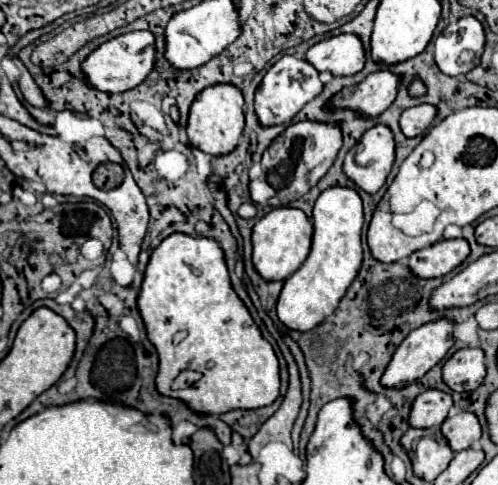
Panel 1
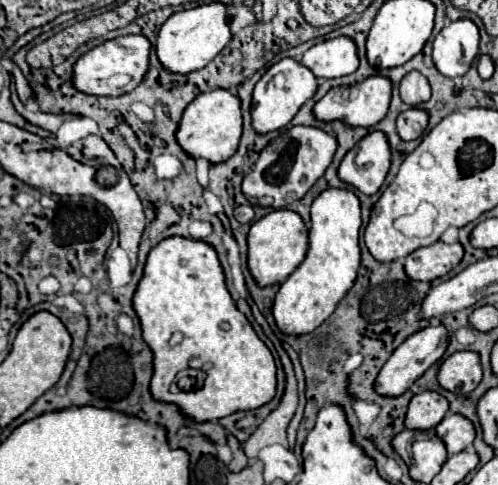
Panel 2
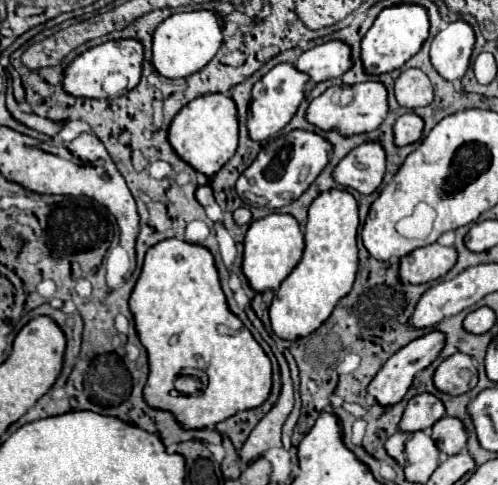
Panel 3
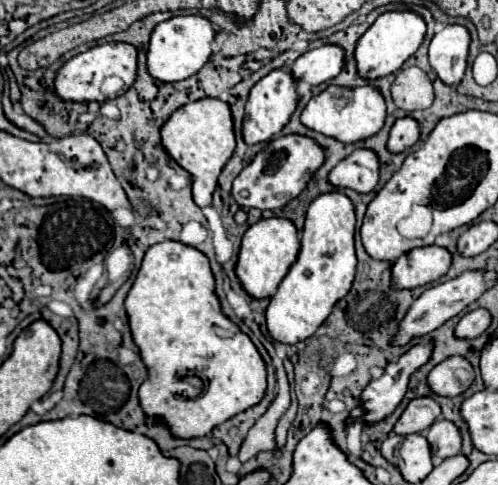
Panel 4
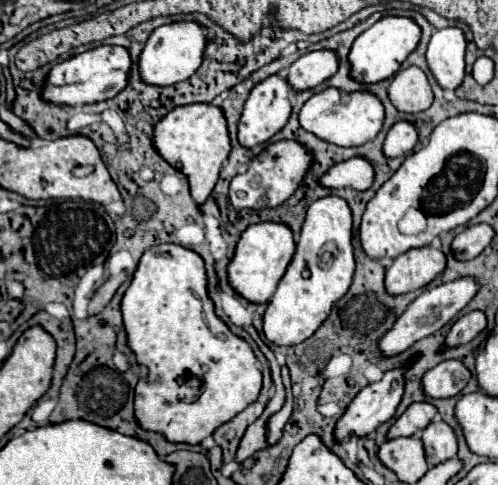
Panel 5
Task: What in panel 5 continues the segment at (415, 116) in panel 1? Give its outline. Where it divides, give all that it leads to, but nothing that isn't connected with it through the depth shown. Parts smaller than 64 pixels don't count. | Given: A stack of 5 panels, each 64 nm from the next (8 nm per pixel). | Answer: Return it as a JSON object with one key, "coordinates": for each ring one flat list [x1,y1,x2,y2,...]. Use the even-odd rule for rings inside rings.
{"coordinates":[[400,120,390,128,388,140,384,140,384,154,390,158,404,156,416,146,416,142,418,142,416,126,412,122]]}

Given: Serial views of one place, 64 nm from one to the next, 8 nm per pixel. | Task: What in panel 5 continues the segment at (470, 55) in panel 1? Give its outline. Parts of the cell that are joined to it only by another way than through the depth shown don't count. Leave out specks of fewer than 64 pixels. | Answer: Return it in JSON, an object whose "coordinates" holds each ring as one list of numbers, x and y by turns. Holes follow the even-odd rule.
{"coordinates":[[450,26,436,30,430,38,426,60,442,88,456,90,464,80,466,36,460,28]]}

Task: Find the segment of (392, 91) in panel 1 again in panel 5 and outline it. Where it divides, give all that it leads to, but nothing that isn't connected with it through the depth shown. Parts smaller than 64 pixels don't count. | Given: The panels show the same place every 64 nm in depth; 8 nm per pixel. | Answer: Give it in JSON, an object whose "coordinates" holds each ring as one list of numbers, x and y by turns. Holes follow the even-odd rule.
{"coordinates":[[326,88,314,94,300,110,300,124,304,130,316,134,338,146,360,146,372,140,384,124,384,106,380,98,368,90,340,92,338,88]]}

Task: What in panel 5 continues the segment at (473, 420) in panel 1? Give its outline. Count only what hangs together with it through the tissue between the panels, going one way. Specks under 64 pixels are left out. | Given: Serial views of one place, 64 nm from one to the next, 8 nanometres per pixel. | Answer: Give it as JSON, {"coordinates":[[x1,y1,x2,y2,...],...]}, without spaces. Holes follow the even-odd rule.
{"coordinates":[[440,418,432,420,422,430,422,442,424,442,428,466,450,460,458,452,458,438,456,438,454,430]]}

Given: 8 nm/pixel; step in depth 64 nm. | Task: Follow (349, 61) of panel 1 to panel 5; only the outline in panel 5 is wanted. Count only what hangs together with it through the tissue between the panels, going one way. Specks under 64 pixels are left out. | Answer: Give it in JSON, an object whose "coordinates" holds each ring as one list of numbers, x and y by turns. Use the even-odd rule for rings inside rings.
{"coordinates":[[314,50,300,56,288,68,288,82,296,90,308,90,338,72,338,54,334,50]]}

